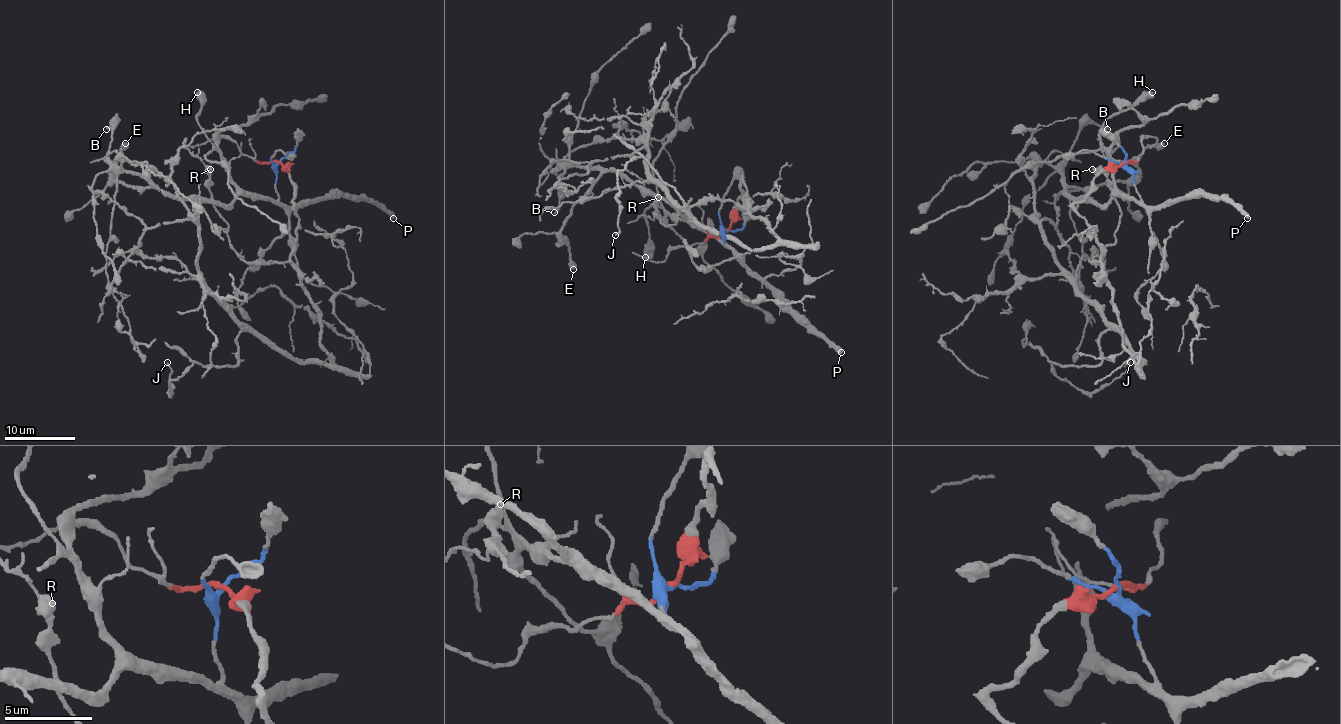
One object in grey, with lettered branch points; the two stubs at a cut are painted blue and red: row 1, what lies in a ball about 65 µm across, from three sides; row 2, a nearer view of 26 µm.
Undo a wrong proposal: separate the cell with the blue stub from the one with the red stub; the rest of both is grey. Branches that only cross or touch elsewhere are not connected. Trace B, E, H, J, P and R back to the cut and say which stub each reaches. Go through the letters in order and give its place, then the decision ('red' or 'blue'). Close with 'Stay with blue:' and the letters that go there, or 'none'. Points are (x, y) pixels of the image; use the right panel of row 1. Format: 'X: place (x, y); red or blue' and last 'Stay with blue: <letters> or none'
B: place (1107, 129); blue
E: place (1164, 143); blue
H: place (1152, 92); blue
J: place (1130, 362); red
P: place (1247, 218); blue
R: place (1092, 169); red
Stay with blue: B, E, H, P

